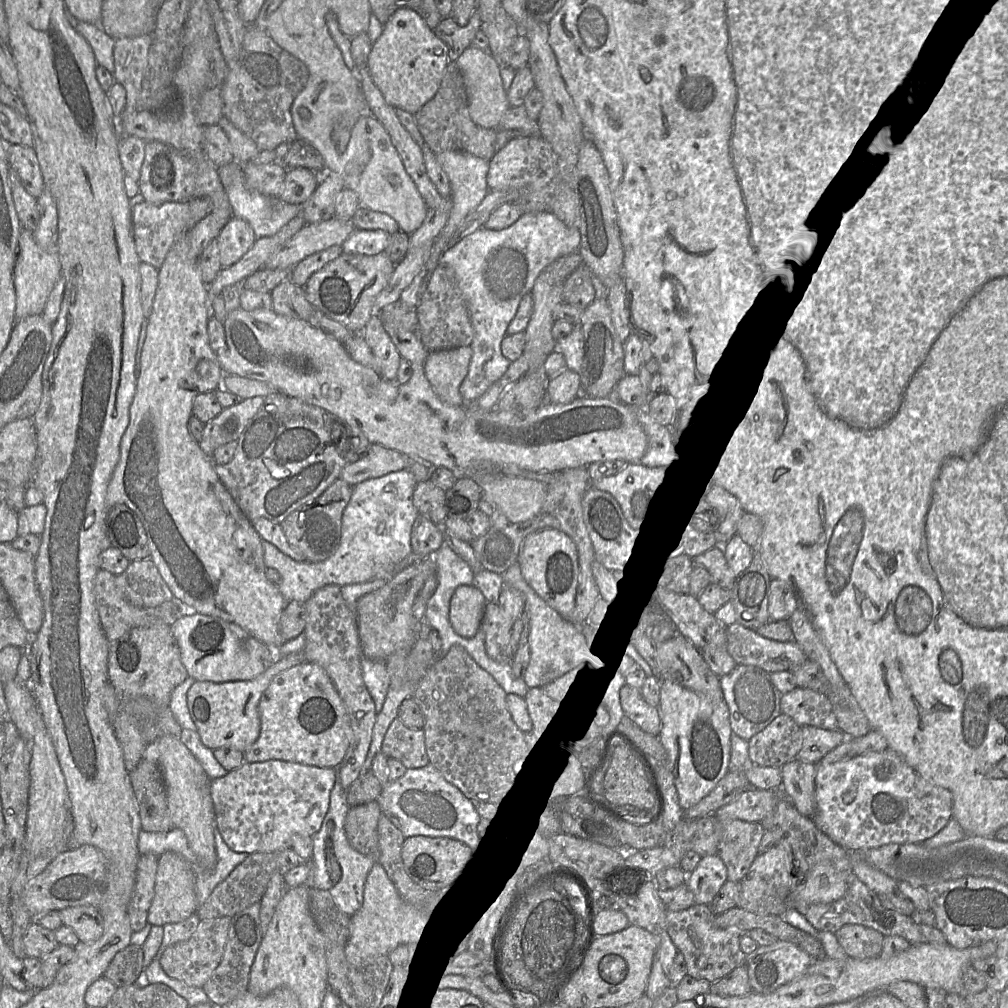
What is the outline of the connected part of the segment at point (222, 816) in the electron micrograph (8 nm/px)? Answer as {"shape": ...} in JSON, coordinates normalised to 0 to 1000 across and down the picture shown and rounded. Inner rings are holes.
{"shape":[[[281,754],[244,756],[223,770],[208,775],[214,822],[226,840],[235,846],[276,845],[289,841],[292,829],[311,831],[321,815],[327,799],[327,788],[334,773],[333,762],[319,762]]]}

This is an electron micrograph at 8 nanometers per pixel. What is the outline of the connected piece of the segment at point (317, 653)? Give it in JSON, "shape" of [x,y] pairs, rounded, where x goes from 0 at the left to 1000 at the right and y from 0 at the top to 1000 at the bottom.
{"shape":[[[332,579],[322,580],[313,585],[302,597],[304,605],[304,620],[302,649],[304,656],[317,660],[328,674],[344,705],[350,725],[350,735],[342,752],[335,763],[339,781],[345,785],[347,780],[359,768],[369,735],[370,721],[374,706],[372,697],[360,676],[358,655],[360,653],[356,634],[354,611],[338,589],[338,582]]]}

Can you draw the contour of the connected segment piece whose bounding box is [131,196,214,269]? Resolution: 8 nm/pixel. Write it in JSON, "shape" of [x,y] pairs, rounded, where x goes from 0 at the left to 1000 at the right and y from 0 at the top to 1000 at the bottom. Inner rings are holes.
{"shape":[[[200,195],[182,200],[164,200],[158,203],[145,199],[131,204],[130,219],[135,250],[140,260],[158,267],[169,246],[178,233],[188,229],[211,208],[209,195]]]}

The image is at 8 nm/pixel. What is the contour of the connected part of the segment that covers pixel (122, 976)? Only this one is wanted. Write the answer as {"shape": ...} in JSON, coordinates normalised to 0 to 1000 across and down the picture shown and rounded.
{"shape":[[[128,937],[113,948],[101,969],[116,980],[133,976],[143,962],[142,950],[141,938]]]}

